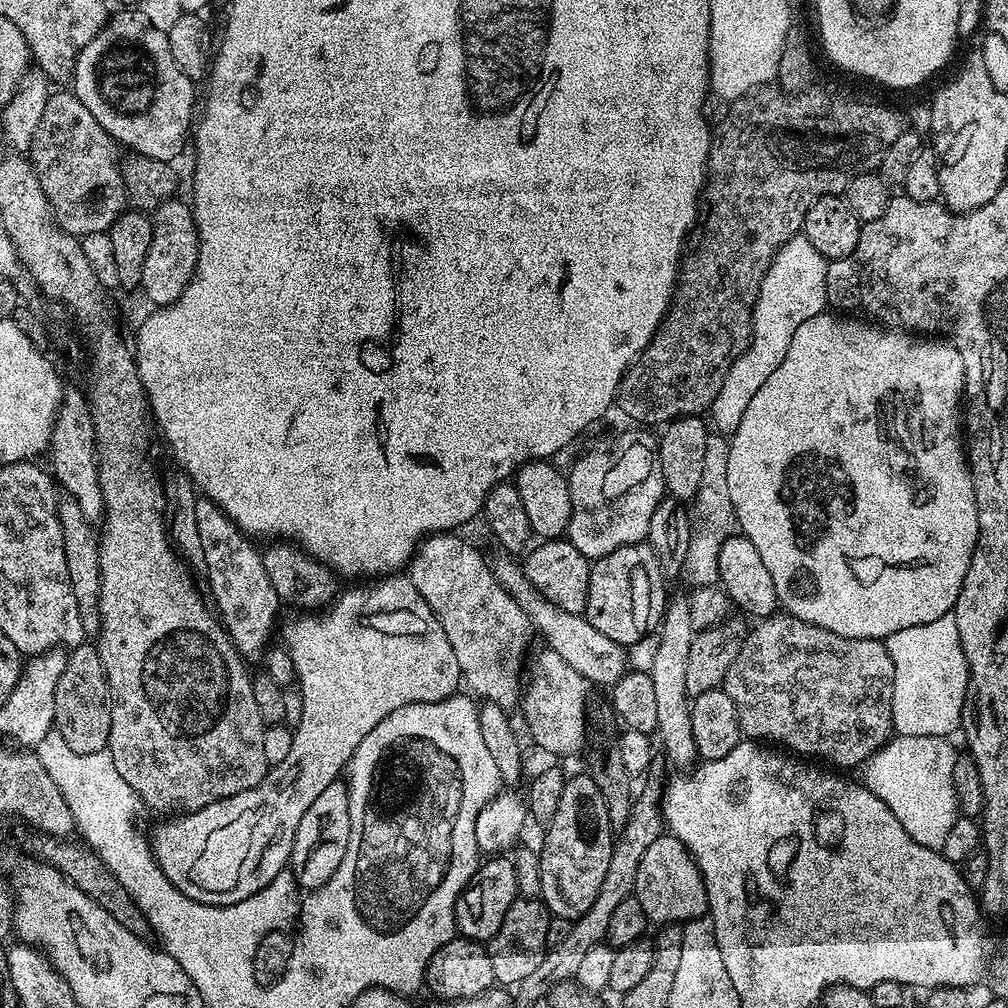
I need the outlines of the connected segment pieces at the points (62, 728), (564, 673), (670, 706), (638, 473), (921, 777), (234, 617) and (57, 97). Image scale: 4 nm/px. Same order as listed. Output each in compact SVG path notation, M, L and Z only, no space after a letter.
M85 642L72 648L67 653L66 670L55 686L53 724L70 750L78 754L92 754L107 749L110 734L108 705L108 682L99 647L95 643Z
M541 650L532 664L532 673L527 673L526 687L522 692L524 720L540 748L552 756L564 756L576 752L586 744L586 716L584 703L588 700L590 685L578 670L573 670L558 654Z
M681 594L667 601L662 623L658 633L660 641L655 653L654 664L647 672L654 682L655 704L658 710L656 732L658 740L664 743L668 756L677 764L677 769L688 770L697 763L698 757L694 746L694 730L690 730L690 710L692 705L686 690L686 662L690 659L690 646L694 631L690 624L690 602L687 595Z
M648 430L632 431L636 432L594 441L567 473L572 514L566 538L590 562L627 544L641 543L658 502L666 495L657 437Z
M899 734L893 735L888 743L882 745L871 758L862 766L862 783L865 788L868 788L873 795L877 796L890 808L890 814L894 814L894 818L898 818L898 822L902 824L902 830L906 830L906 834L910 834L910 838L914 838L914 842L918 842L927 848L940 850L943 842L946 841L946 834L949 833L951 826L954 825L958 817L958 809L956 806L956 795L954 794L954 762L958 755L958 749L952 745L953 741L946 736L902 736Z
M197 499L194 523L198 525L204 555L202 568L208 571L211 603L218 613L218 619L236 647L236 653L245 661L256 660L267 650L272 631L276 628L276 614L282 609L282 601L274 586L270 586L270 574L266 574L261 549L252 545L255 543L232 523L231 518L213 500Z
M71 90L65 92L53 91L49 95L46 102L46 110L42 114L42 122L38 122L38 130L34 130L34 142L30 149L30 159L34 170L38 174L38 182L42 184L42 190L46 194L46 198L52 207L52 214L56 218L57 228L61 228L63 232L68 232L77 238L83 238L90 234L98 234L99 232L107 232L112 224L126 211L128 204L128 191L124 189L124 173L122 171L122 155L121 149L110 134L106 134L106 130L102 130L102 126L98 126L98 118L94 118L94 114L90 114L90 110L86 110L86 106L82 106L82 102L76 97L76 93Z

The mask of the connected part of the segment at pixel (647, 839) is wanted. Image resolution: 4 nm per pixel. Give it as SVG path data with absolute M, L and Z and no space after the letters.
M637 799L632 806L630 818L619 831L610 858L610 866L607 867L606 876L602 886L599 887L598 897L594 905L586 914L573 921L570 934L562 944L551 947L541 966L534 970L534 974L526 978L518 985L519 999L524 1003L540 1001L547 995L548 989L557 980L571 981L578 972L579 964L583 961L588 948L603 943L607 939L611 917L615 909L625 901L625 898L633 895L638 866L646 853L646 849L653 844L654 840L664 834L662 808L659 803L652 800Z

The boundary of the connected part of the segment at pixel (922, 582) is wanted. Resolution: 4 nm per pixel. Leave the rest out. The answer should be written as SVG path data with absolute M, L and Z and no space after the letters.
M825 310L798 326L794 338L790 338L786 358L762 382L758 394L750 398L738 430L729 439L726 476L739 531L758 549L762 563L770 570L779 607L789 616L822 626L842 638L884 640L898 630L906 630L906 626L922 626L949 615L958 602L966 570L970 570L970 558L978 542L978 510L962 435L964 367L962 354L947 339L925 338L908 330L887 332L884 326L863 324L860 318L847 320L844 316L847 315Z

